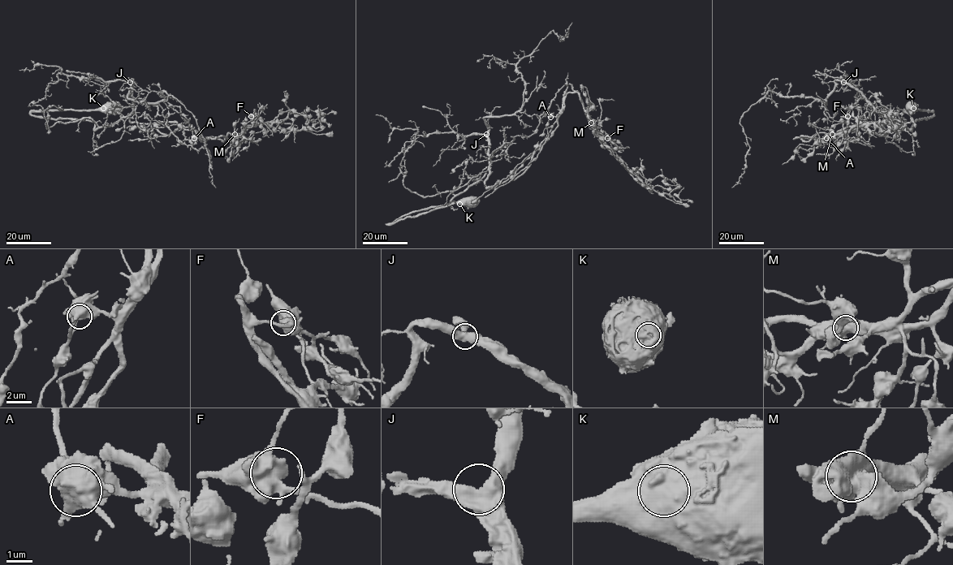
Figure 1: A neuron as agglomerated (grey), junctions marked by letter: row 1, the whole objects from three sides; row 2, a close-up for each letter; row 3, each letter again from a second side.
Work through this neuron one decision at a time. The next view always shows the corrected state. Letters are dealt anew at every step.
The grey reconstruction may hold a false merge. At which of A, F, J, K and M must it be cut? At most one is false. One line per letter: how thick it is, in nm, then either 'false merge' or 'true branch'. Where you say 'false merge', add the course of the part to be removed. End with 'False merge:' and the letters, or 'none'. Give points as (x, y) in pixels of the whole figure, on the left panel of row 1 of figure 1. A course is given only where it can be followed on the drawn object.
A: 550 nm thick; true branch
F: 650 nm thick; true branch
J: 480 nm thick; true branch
K: 550 nm thick; true branch
M: 700 nm thick; false merge; foreign part runs (235, 134), (228, 133), (225, 136), (203, 139), (191, 127), (180, 125), (165, 135), (128, 140)
False merge: M

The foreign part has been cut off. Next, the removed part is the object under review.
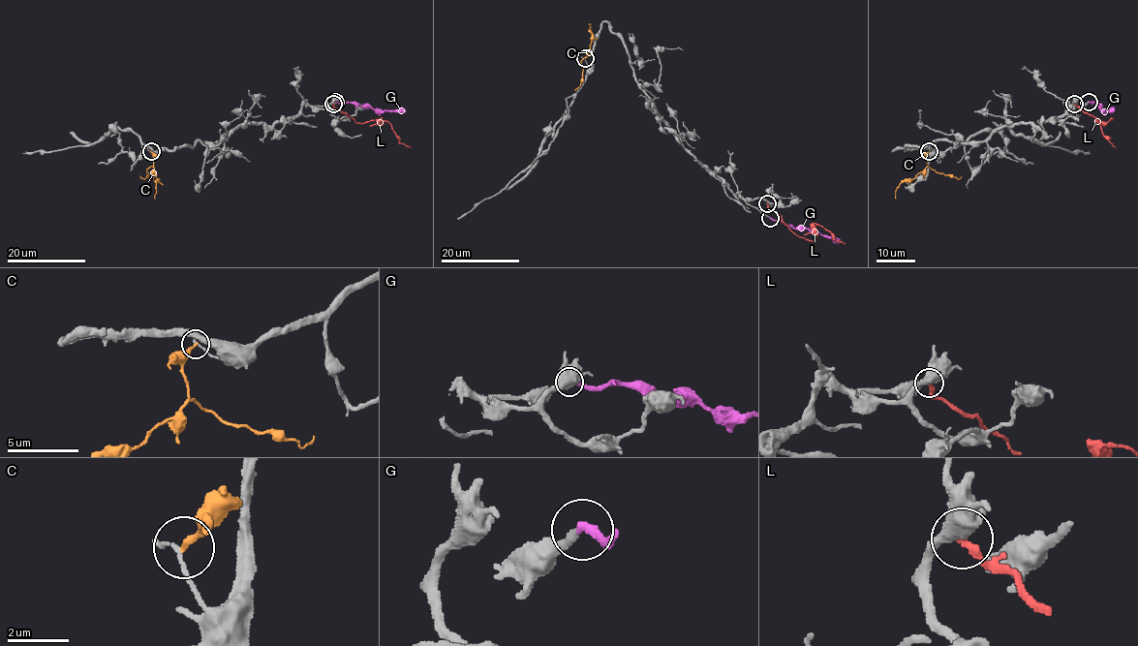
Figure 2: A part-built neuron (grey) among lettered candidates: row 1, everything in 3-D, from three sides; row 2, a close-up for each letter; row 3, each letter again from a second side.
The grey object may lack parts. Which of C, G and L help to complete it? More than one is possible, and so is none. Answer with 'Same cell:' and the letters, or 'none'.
Same cell: G

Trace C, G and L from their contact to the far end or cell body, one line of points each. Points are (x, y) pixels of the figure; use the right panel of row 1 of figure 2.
C: (929, 151), (927, 167), (913, 178), (905, 179), (897, 188), (895, 198)
G: (1089, 102), (1095, 103), (1103, 110), (1114, 109)
L: (1075, 104), (1102, 123), (1112, 119), (1095, 121), (1116, 147)

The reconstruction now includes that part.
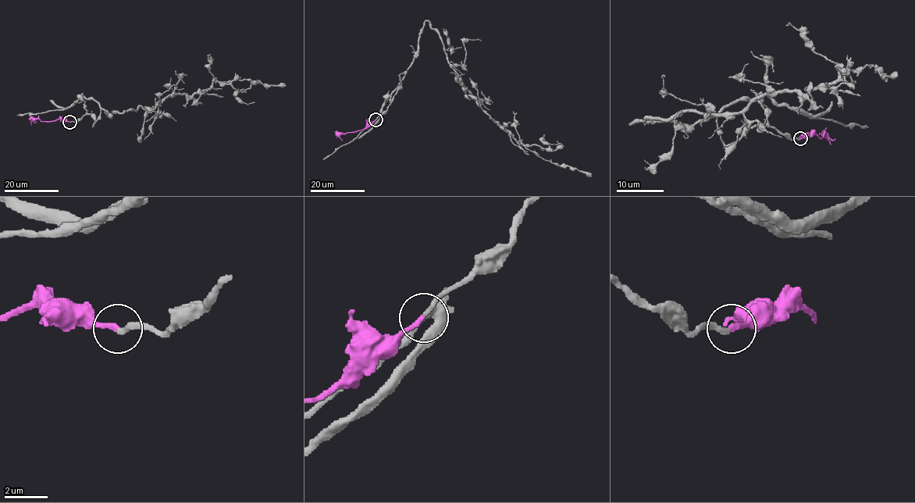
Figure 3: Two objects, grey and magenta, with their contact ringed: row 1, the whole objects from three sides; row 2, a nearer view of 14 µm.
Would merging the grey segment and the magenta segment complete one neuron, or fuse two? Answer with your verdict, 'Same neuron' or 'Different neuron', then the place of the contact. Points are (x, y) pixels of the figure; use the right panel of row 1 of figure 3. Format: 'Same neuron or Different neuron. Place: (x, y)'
Same neuron. Place: (800, 138)

